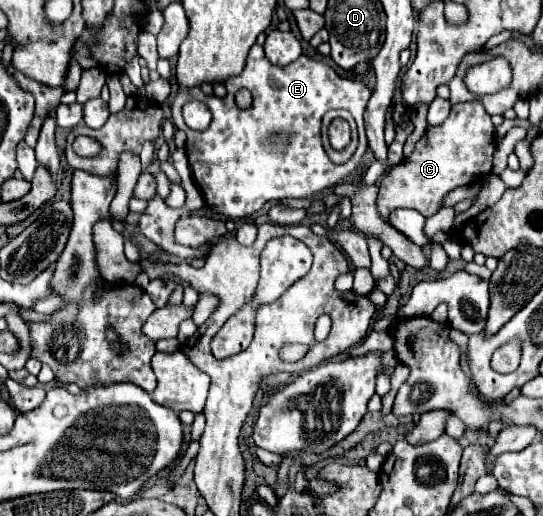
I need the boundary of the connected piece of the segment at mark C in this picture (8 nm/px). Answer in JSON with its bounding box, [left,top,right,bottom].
[377,99,495,223]

